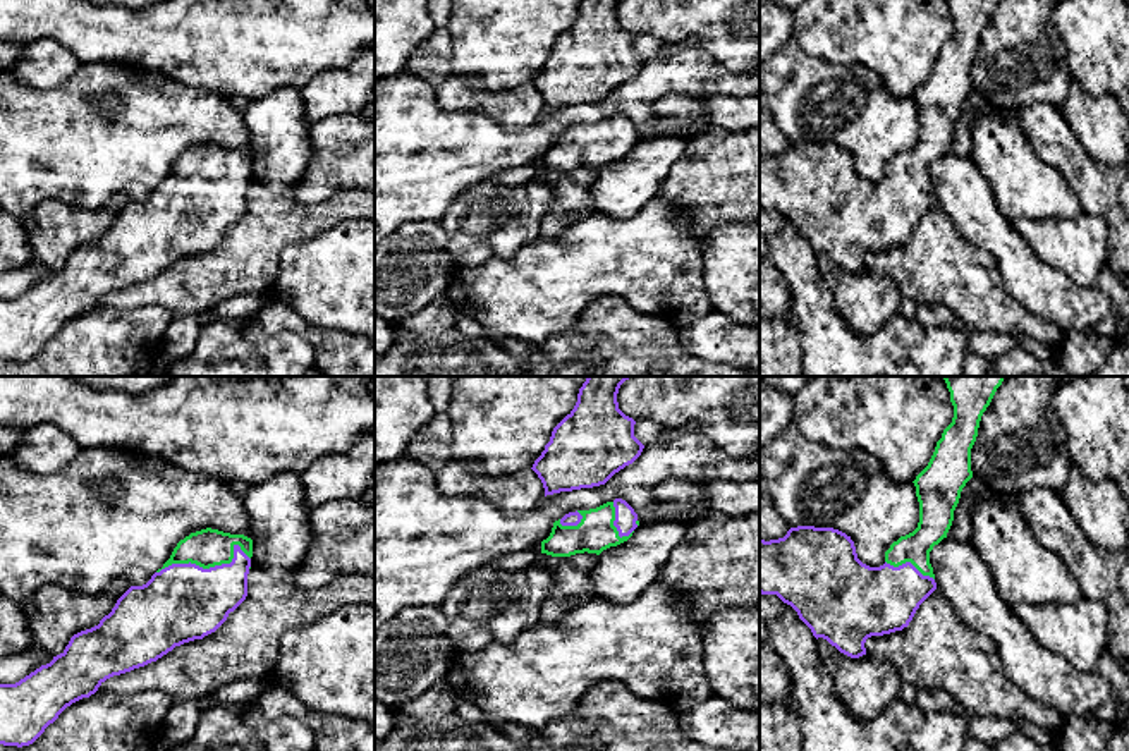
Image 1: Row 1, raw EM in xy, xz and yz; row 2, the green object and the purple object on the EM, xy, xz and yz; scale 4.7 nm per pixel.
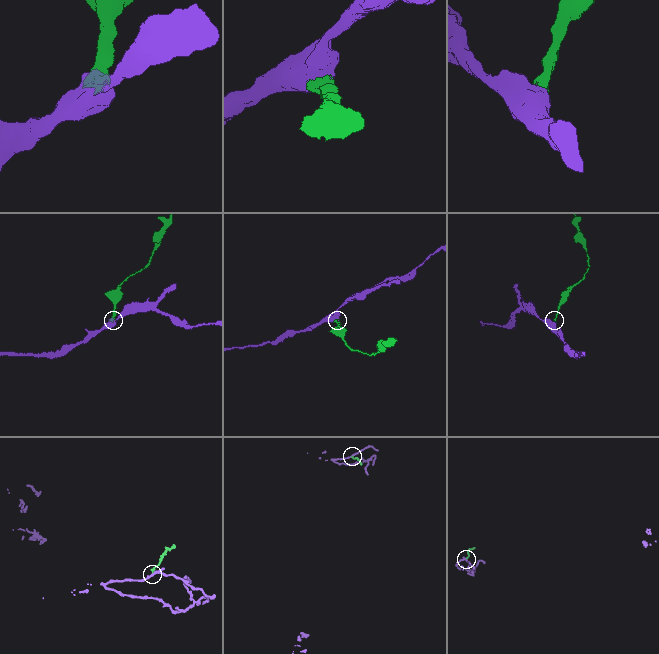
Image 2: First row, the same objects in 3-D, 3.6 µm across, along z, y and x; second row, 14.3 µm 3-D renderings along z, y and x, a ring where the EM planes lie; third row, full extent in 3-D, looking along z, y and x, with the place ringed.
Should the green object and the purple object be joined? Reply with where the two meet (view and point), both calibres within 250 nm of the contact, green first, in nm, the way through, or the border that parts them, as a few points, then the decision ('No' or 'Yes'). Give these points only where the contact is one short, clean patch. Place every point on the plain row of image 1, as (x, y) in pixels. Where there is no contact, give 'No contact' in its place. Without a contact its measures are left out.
Touches green at xy (208, 183). Thickness 180 nm (green) against 360 nm. Yes

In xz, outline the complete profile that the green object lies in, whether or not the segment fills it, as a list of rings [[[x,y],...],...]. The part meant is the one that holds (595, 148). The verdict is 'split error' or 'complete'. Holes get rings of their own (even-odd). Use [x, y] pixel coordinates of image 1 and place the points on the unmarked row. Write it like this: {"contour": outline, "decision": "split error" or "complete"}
{"contour": [[[622,113],[596,124],[576,125],[553,137],[552,148],[541,156],[541,168],[571,172],[596,168],[627,156],[639,141],[638,129]]], "decision": "split error"}

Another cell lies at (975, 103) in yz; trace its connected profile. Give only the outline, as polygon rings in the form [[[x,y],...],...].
[[[973,91],[966,101],[961,107],[959,119],[954,125],[954,136],[947,148],[949,153],[955,156],[966,156],[971,158],[973,146],[971,146],[971,122],[976,113],[983,113],[990,110],[992,107],[986,103],[986,100]]]

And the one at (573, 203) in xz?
[[[588,167],[571,172],[540,170],[540,180],[555,191],[555,199],[541,220],[540,235],[558,237],[596,211],[589,194],[596,177],[598,170]]]

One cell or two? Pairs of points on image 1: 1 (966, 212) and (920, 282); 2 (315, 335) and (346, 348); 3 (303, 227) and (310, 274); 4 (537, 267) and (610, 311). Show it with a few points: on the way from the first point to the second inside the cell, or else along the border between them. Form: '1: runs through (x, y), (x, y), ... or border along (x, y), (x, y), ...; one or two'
1: border along (937, 203), (964, 239), (987, 251); two
2: runs through (322, 341), (330, 348), (339, 348); one
3: border along (342, 224), (289, 244), (280, 253), (277, 268); two
4: border along (633, 308), (619, 298), (598, 296), (574, 323); two

